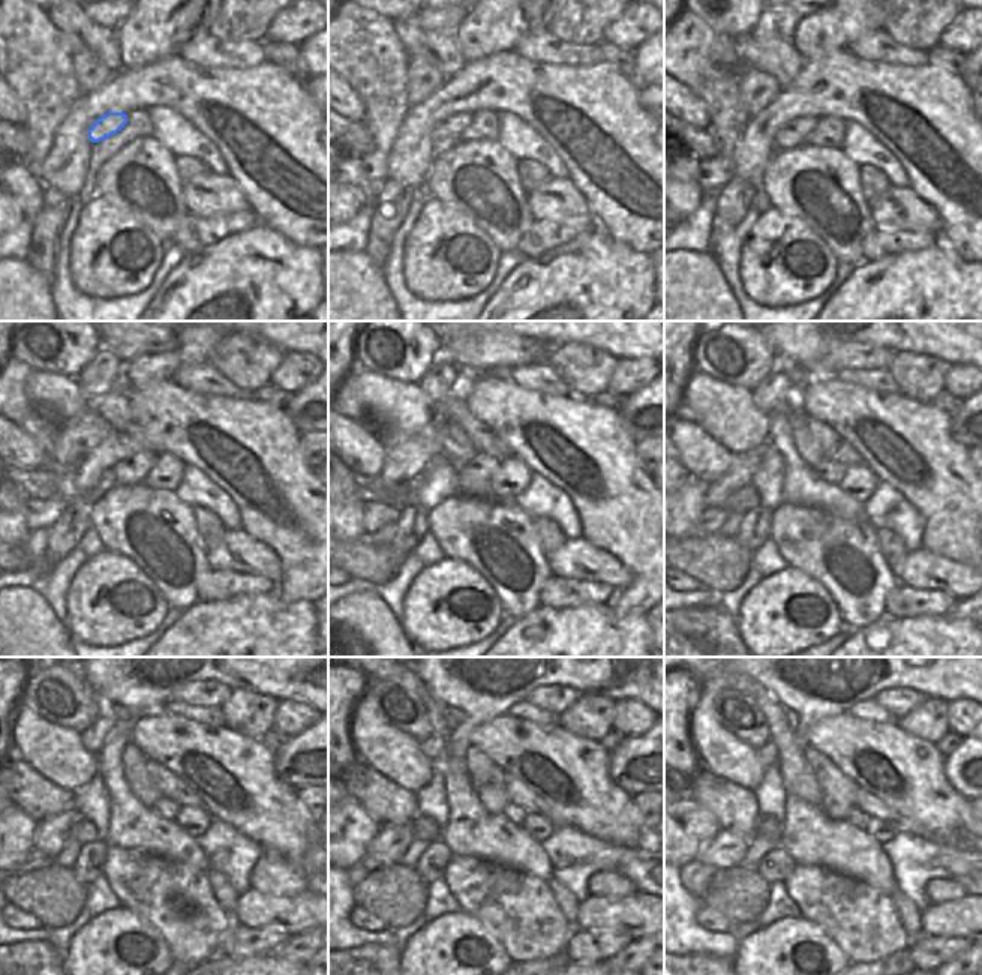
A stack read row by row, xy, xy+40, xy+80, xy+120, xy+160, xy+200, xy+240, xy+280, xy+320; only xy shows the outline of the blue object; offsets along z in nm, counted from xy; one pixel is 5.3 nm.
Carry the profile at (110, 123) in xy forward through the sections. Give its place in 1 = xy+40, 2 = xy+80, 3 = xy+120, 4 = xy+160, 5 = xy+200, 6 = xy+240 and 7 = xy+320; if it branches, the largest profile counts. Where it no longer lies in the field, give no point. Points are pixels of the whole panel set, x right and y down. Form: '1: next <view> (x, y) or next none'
1: next xy+40 (452, 128)
2: next xy+80 (793, 134)
3: next xy+120 (132, 470)
4: next xy+160 (474, 476)
5: next xy+200 (831, 471)
6: next xy+240 (164, 807)
7: next xy+320 (858, 818)

